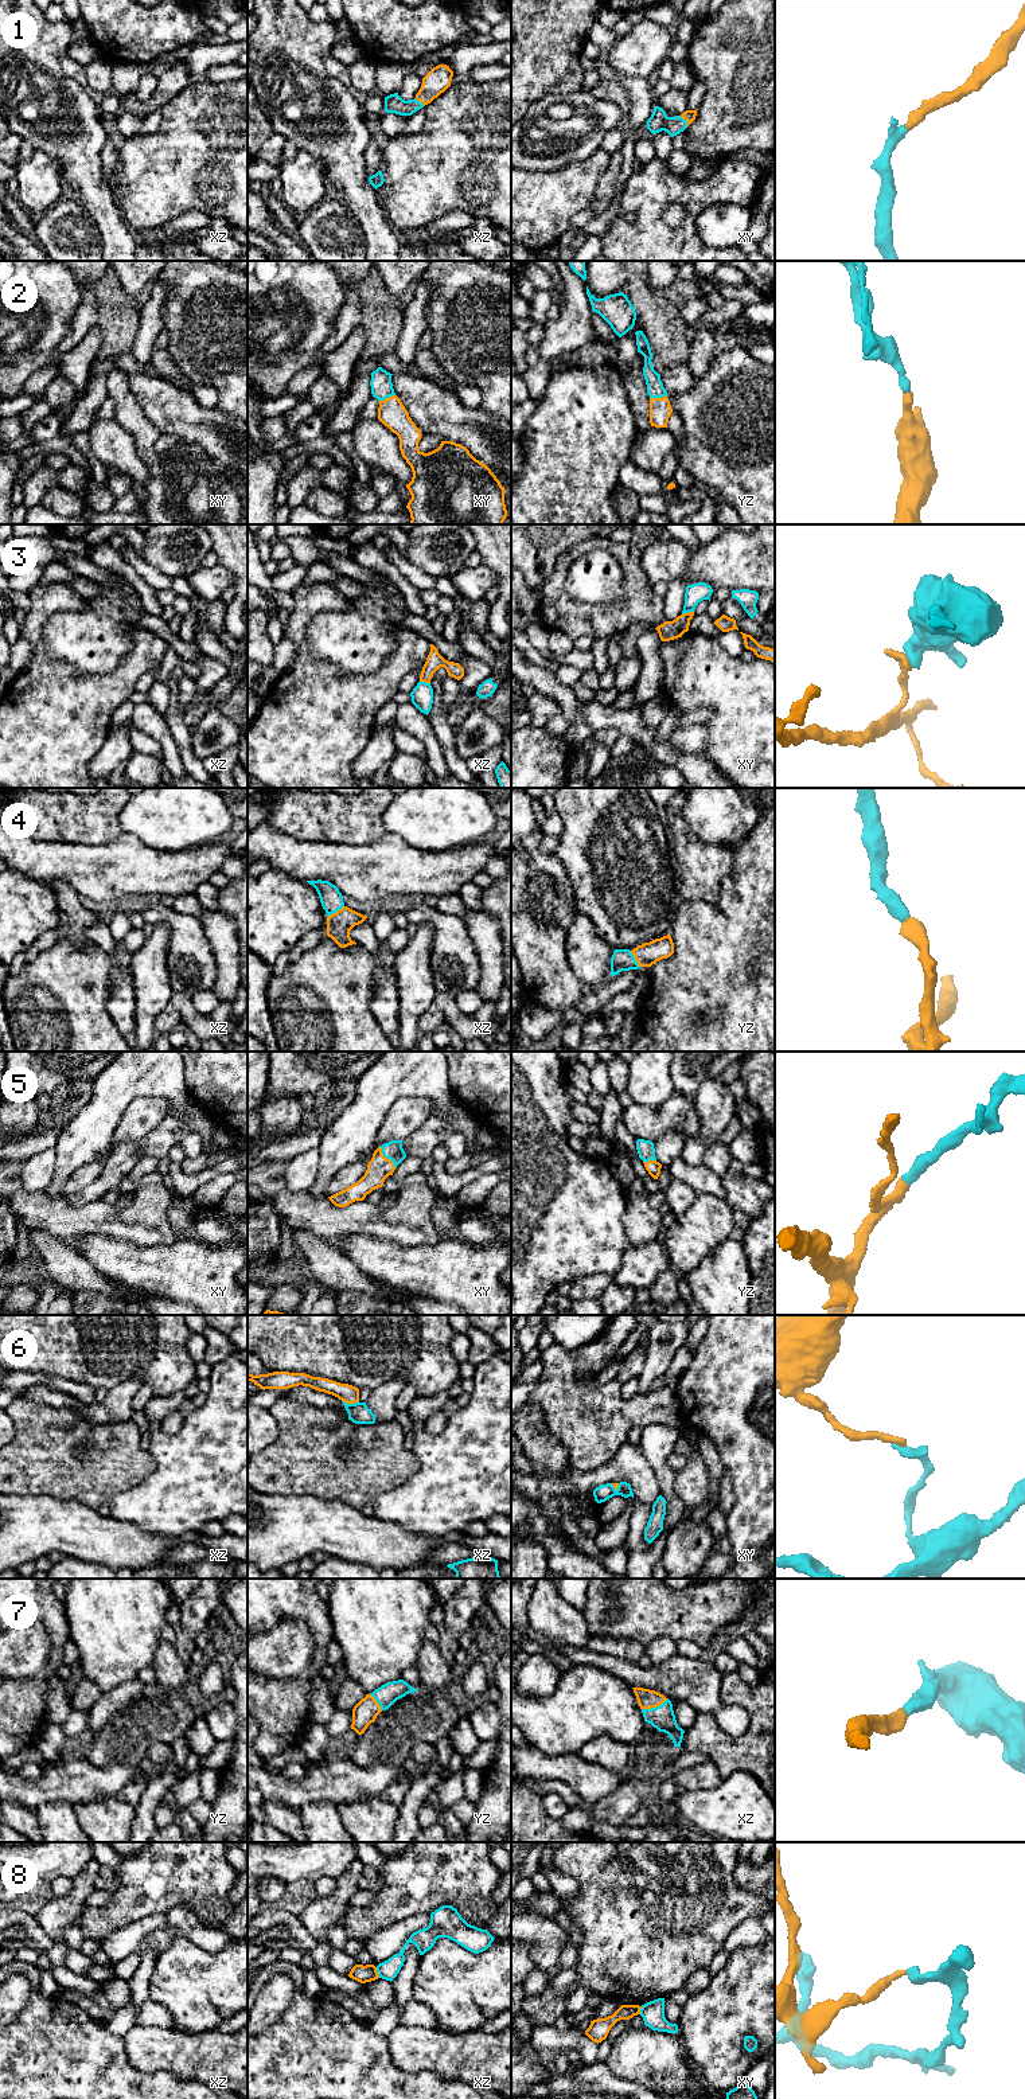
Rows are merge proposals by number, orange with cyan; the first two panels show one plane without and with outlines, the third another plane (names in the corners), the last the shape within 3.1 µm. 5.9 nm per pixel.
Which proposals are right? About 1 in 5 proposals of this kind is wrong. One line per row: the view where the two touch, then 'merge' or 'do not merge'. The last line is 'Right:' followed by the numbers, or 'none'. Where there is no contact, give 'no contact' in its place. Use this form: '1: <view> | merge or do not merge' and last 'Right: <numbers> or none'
1: xy | merge
2: yz | merge
3: xy | do not merge
4: yz | merge
5: xy | merge
6: xz | do not merge
7: xz | merge
8: xz | do not merge
Right: 1, 2, 4, 5, 7

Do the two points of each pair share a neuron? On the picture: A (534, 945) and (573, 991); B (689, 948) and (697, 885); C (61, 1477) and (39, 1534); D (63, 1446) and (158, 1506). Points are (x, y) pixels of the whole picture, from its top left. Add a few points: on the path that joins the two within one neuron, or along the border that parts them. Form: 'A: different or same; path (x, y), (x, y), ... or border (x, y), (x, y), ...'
A: same; path (542, 958), (542, 962), (561, 980)
B: different; border (721, 881), (721, 894), (714, 901), (684, 901)
C: different; border (22, 1497), (51, 1495), (85, 1505)
D: different; border (155, 1469), (137, 1485), (119, 1493), (108, 1502)

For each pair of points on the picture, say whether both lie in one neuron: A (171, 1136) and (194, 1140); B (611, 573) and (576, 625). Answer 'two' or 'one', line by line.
A: two
B: two

